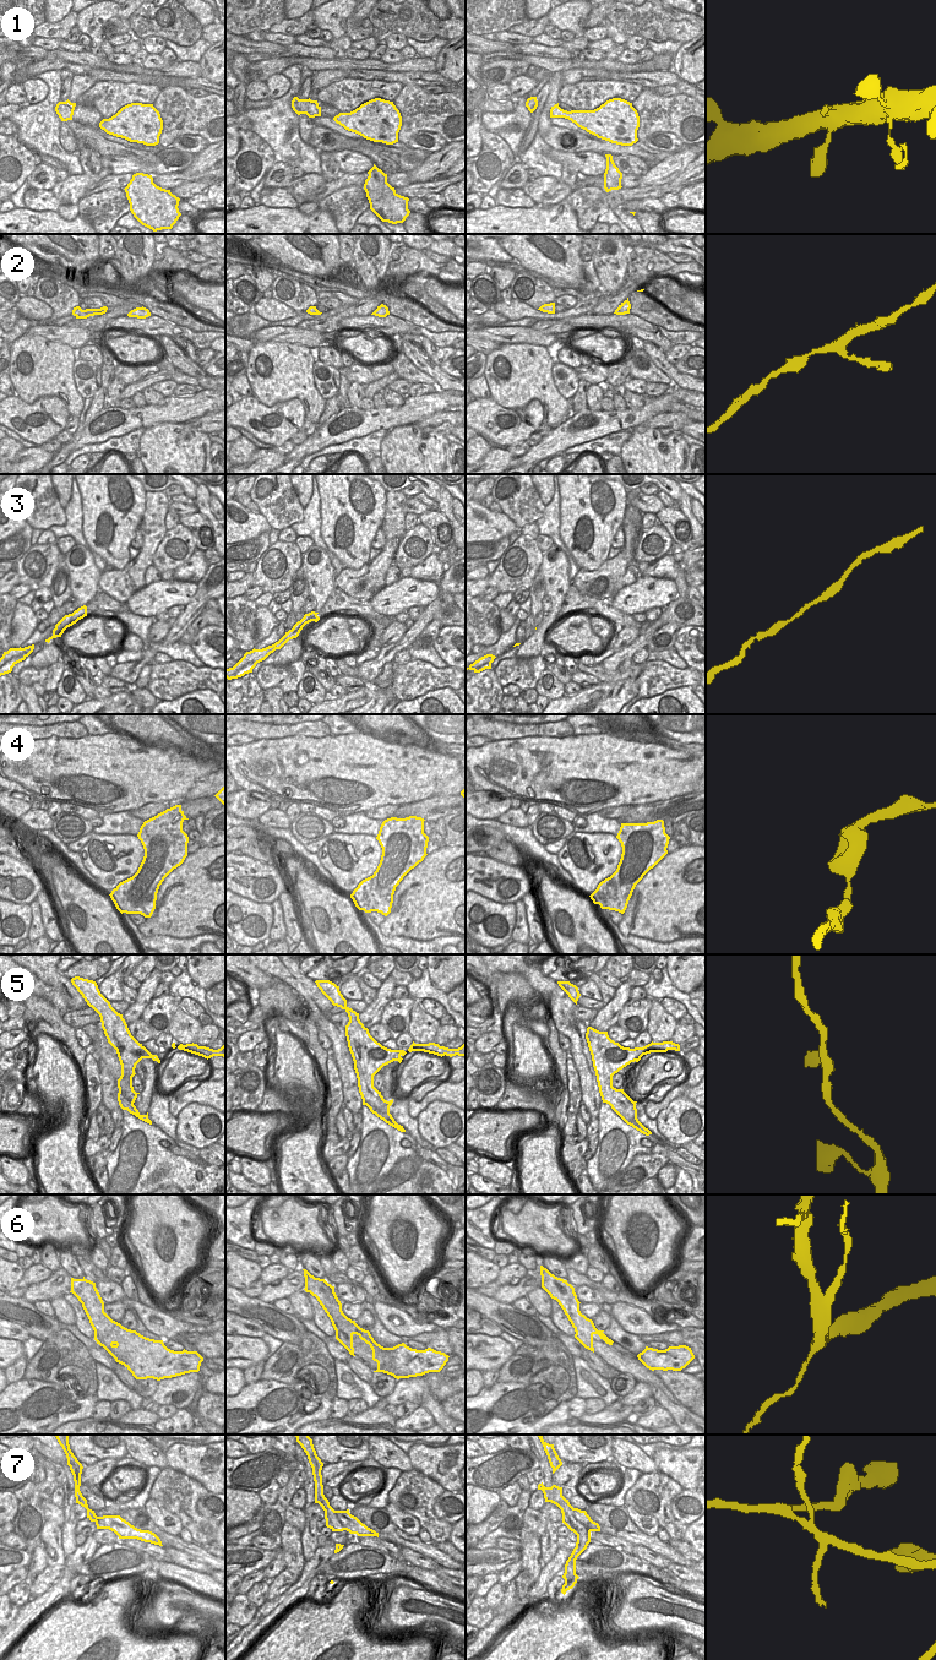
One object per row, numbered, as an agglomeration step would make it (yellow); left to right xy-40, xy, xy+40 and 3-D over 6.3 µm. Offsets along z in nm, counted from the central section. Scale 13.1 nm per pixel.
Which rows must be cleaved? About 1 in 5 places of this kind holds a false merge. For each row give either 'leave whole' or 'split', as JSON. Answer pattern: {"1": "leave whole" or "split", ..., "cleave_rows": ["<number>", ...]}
{"1": "leave whole", "2": "leave whole", "3": "leave whole", "4": "leave whole", "5": "leave whole", "6": "split", "7": "split", "cleave_rows": ["6", "7"]}

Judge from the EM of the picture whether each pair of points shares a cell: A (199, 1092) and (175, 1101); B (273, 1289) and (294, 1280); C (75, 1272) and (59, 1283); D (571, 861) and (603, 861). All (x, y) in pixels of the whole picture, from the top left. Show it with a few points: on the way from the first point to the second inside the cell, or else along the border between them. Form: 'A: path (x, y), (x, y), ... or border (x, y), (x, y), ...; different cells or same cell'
A: path (192, 1097), (181, 1100); same cell
B: path (278, 1289), (283, 1289), (289, 1284); same cell
C: border (60, 1266), (71, 1277); different cells
D: path (580, 869), (588, 870), (592, 874), (599, 870); same cell

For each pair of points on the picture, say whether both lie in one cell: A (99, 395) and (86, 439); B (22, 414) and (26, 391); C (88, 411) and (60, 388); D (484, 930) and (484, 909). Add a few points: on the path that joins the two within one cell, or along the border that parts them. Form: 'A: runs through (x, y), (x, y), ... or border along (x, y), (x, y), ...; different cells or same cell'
A: border along (105, 407), (86, 425), (76, 442); different cells
B: border along (15, 393), (28, 403), (53, 396); different cells
C: border along (85, 399), (82, 412), (79, 415); different cells
D: runs through (484, 925), (480, 921), (484, 914); same cell

